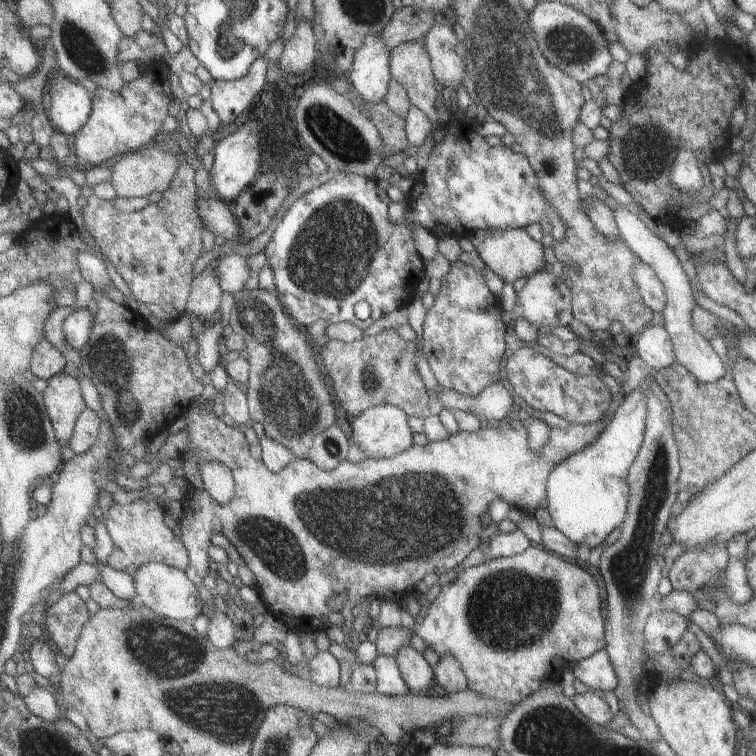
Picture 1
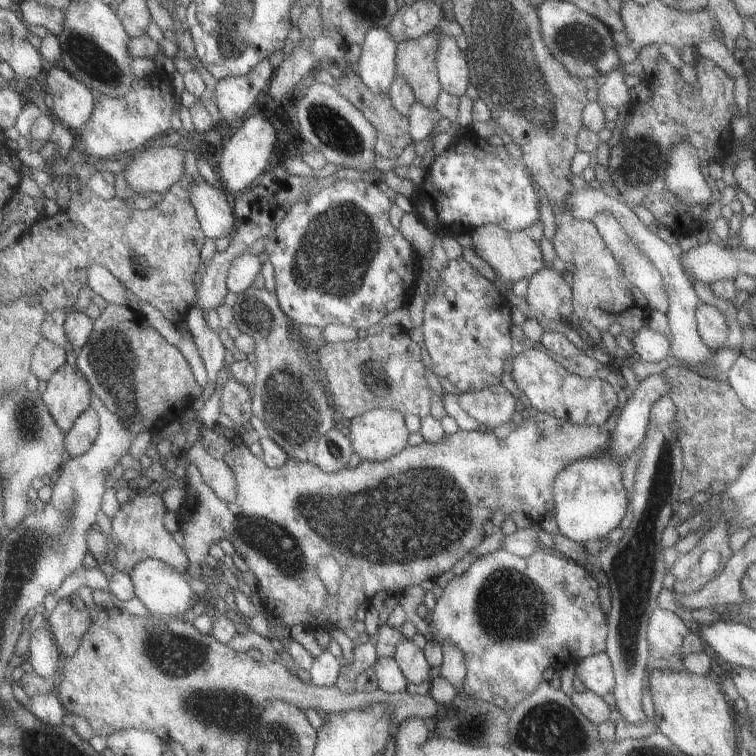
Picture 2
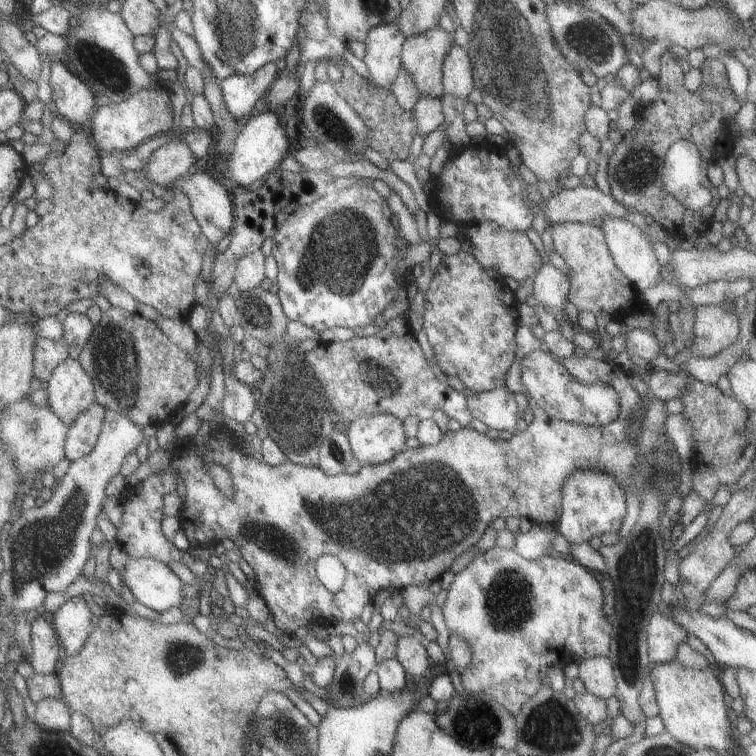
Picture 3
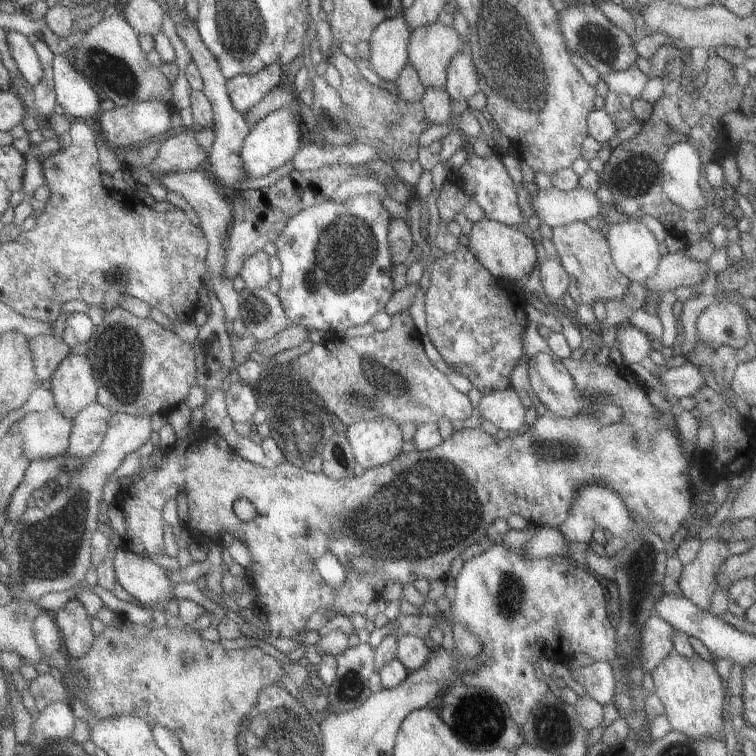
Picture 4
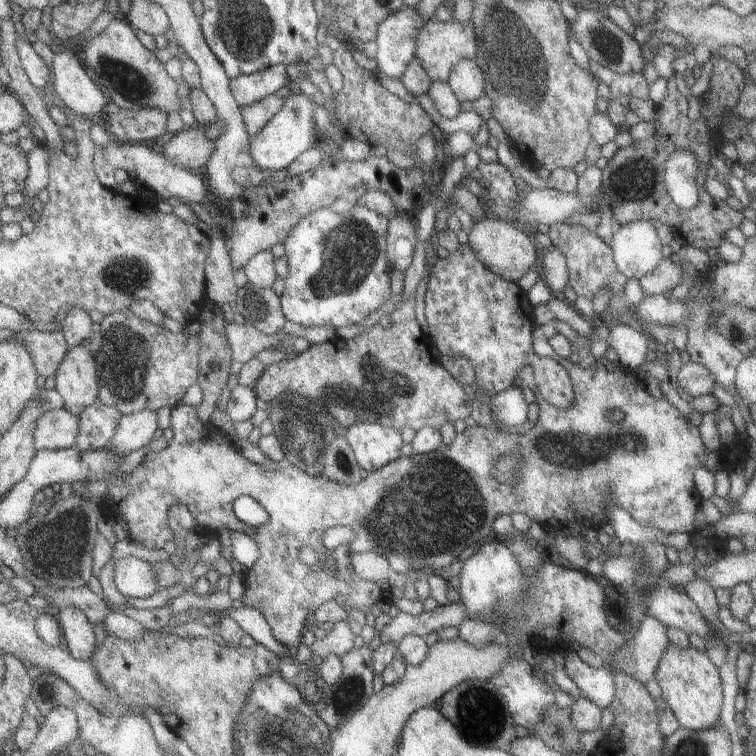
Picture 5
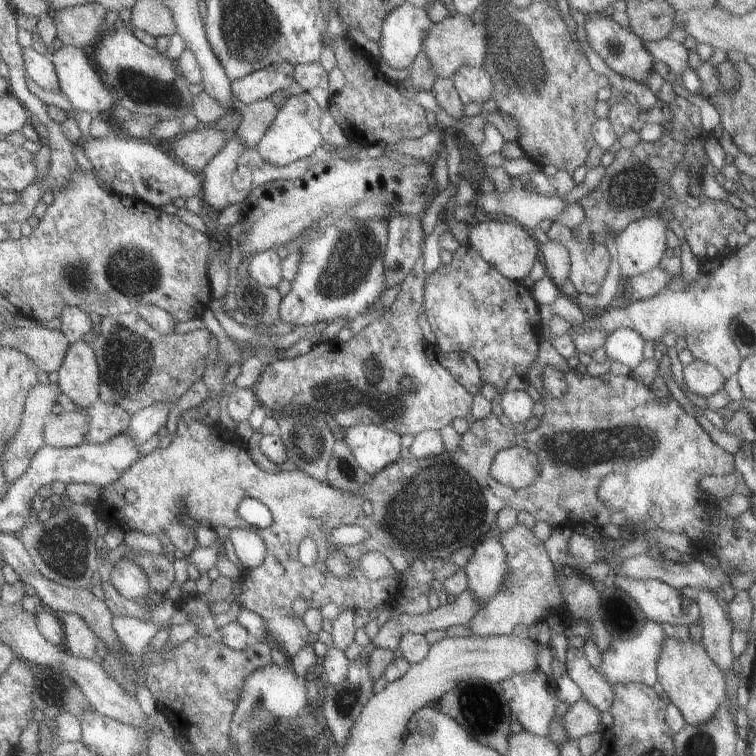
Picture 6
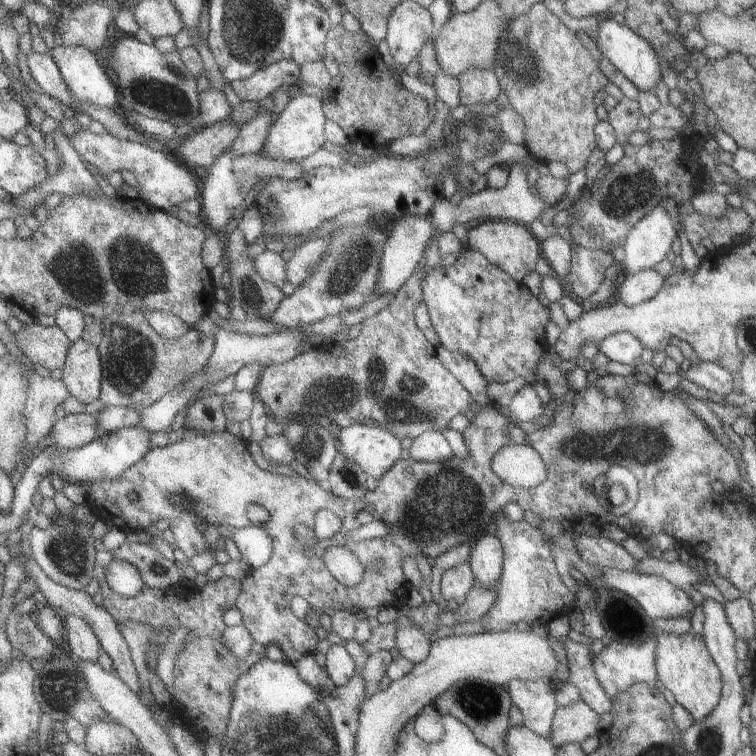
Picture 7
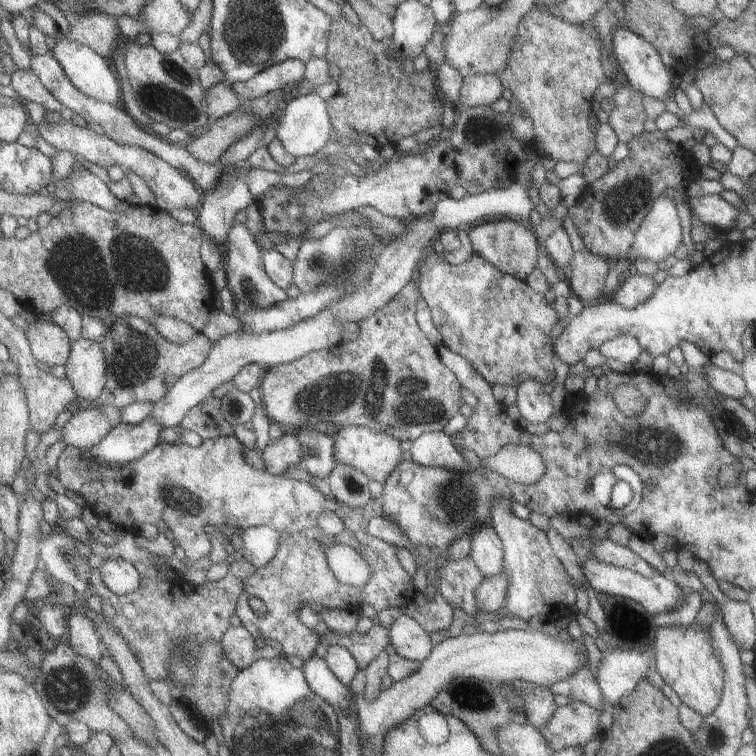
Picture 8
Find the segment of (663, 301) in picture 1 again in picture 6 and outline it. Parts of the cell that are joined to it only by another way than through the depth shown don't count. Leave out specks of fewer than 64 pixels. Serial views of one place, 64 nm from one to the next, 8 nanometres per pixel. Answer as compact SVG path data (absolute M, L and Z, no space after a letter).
M660 214L631 222L615 238L618 264L625 280L658 266L666 256L667 221Z

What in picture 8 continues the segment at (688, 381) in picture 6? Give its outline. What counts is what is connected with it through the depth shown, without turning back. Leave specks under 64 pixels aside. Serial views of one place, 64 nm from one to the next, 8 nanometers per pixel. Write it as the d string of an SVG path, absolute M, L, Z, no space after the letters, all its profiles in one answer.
M709 362L702 368L702 374L704 374L704 380L724 397L741 399L748 396L748 390L746 390L742 376L735 372L722 370L714 363Z

